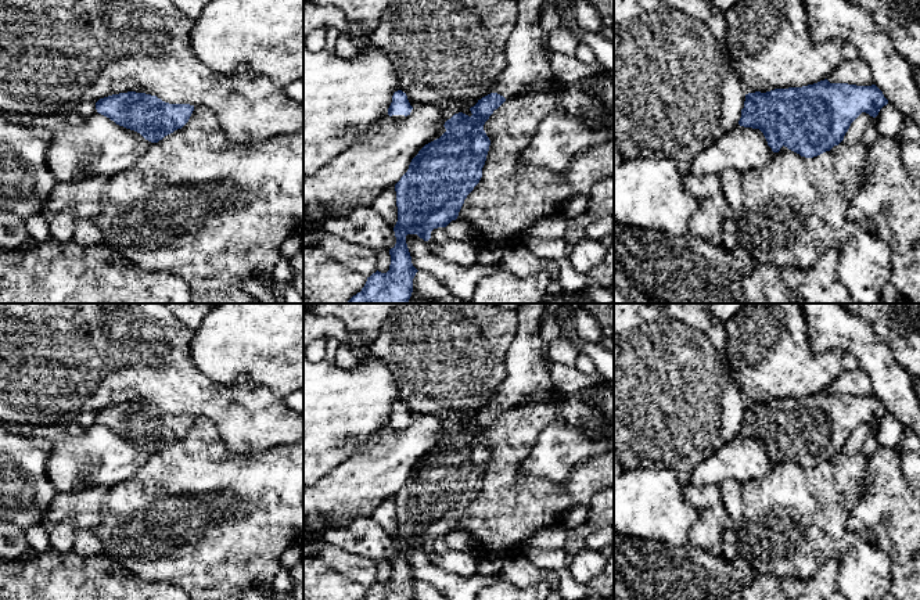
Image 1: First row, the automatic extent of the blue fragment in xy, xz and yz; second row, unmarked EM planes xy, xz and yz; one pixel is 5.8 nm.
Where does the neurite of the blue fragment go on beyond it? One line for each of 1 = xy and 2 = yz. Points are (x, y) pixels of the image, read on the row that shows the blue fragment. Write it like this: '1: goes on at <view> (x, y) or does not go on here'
1: does not go on here
2: does not go on here

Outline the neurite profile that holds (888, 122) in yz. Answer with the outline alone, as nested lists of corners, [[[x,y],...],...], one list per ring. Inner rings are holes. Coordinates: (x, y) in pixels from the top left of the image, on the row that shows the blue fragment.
[[[888,103],[874,119],[880,136],[895,139],[903,125],[905,116]]]

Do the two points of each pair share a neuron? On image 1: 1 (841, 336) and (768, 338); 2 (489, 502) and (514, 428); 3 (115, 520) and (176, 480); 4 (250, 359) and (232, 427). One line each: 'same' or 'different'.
1: different
2: same
3: same
4: different

